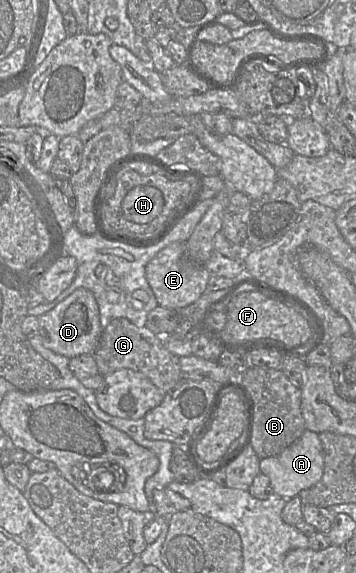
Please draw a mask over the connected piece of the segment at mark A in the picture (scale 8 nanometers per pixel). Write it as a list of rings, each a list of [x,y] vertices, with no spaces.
[[[305,430],[290,446],[277,455],[260,459],[260,472],[270,479],[275,495],[286,499],[298,496],[300,491],[315,485],[324,473],[324,451],[319,434]]]

